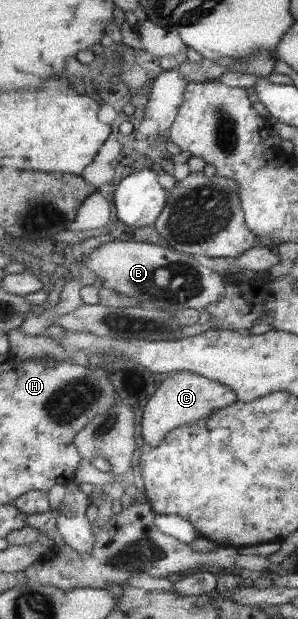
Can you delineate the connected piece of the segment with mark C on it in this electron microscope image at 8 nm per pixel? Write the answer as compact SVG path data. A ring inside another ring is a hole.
M177 371L160 383L153 395L143 407L141 413L141 437L146 448L160 445L168 432L183 425L194 425L197 421L210 417L222 407L232 405L236 395L232 388L217 383L205 376L195 375L191 371Z

